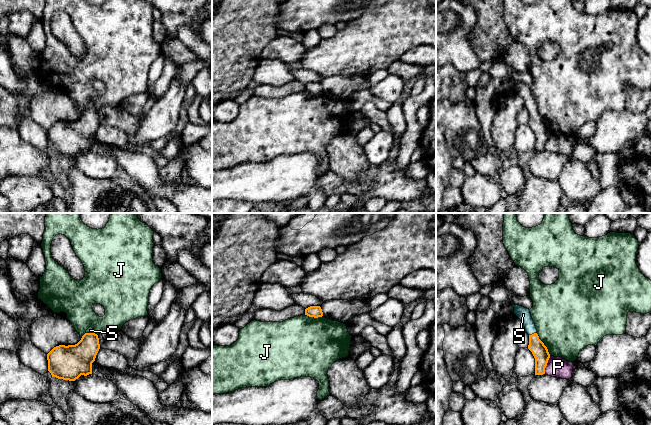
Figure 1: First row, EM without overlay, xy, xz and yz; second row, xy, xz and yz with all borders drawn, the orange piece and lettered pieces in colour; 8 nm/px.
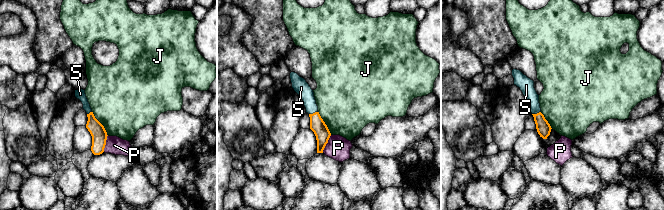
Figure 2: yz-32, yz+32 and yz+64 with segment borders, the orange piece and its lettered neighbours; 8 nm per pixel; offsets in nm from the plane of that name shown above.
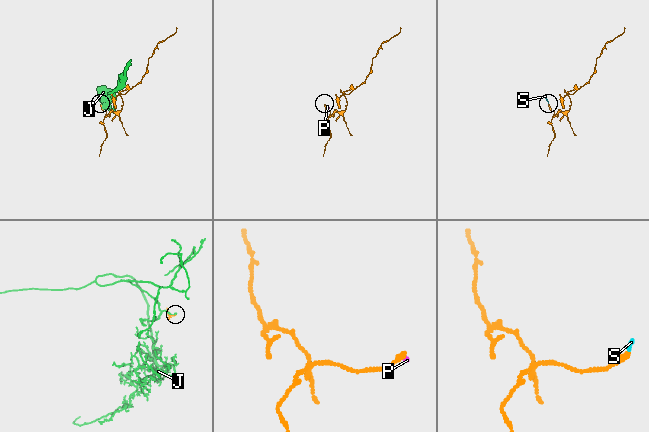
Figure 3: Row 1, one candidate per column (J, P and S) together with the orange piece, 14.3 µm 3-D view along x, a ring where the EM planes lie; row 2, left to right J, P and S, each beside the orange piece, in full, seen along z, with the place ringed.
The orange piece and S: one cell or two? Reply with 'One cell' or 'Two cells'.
One cell

